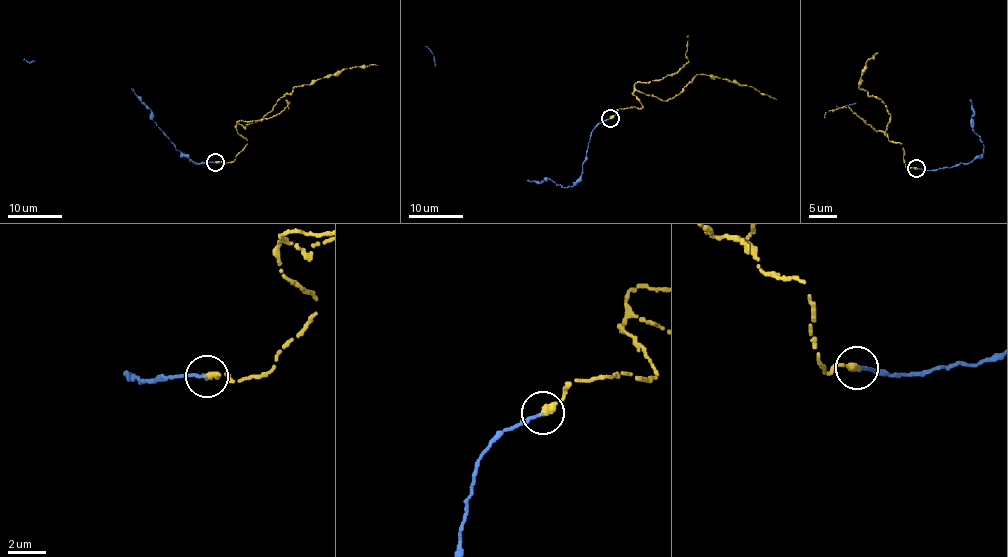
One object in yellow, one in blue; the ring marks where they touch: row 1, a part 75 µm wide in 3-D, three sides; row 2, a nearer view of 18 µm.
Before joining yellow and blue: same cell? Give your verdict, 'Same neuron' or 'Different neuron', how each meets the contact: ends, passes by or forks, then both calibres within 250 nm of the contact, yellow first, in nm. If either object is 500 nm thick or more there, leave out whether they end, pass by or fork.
Same neuron. At the ring yellow ends. At the ring blue ends. Thickness 360 nm (yellow) against 150 nm

